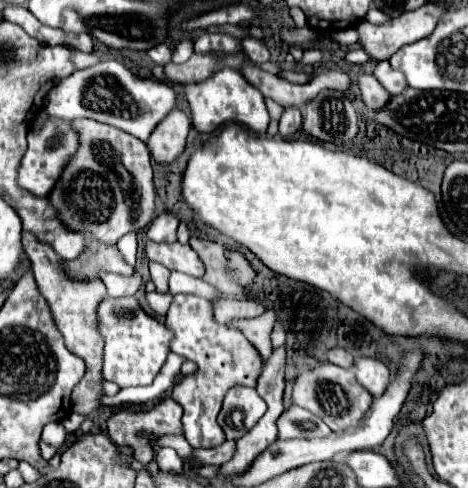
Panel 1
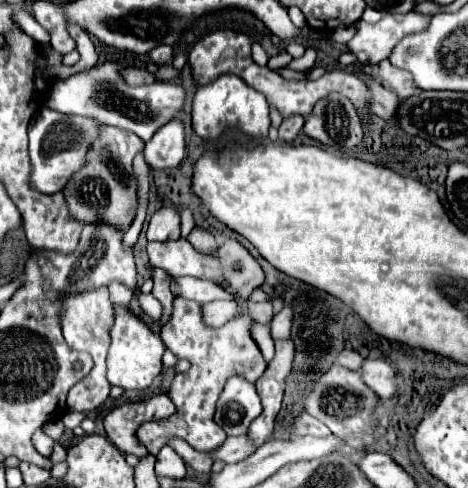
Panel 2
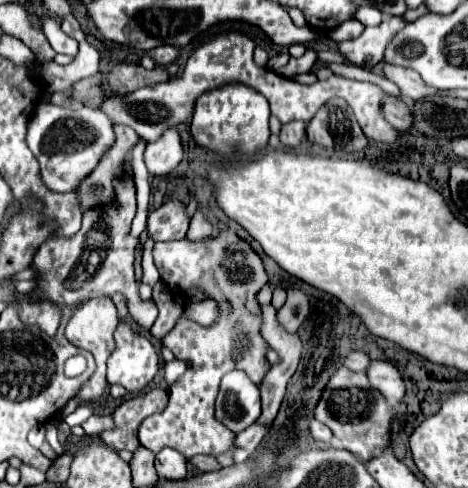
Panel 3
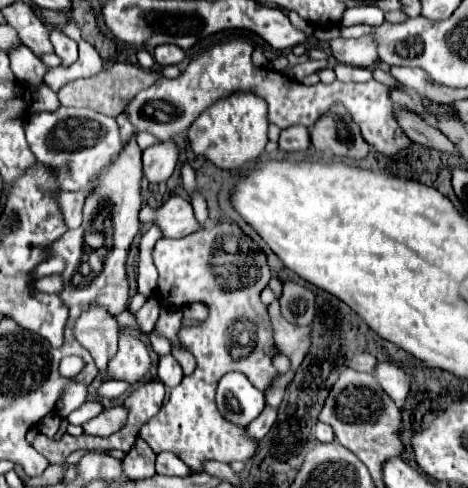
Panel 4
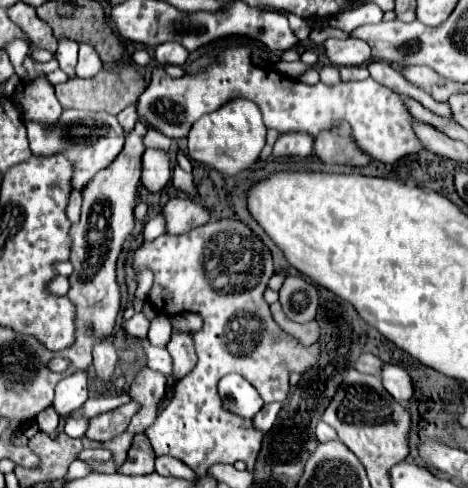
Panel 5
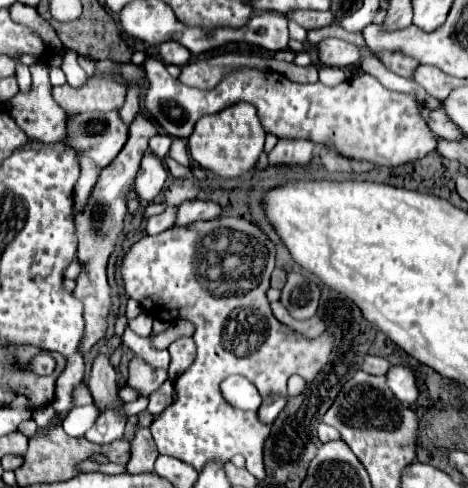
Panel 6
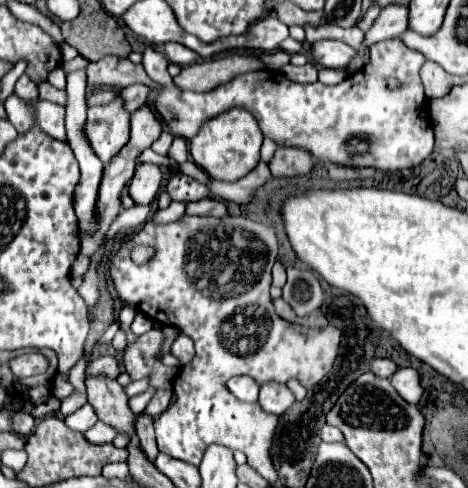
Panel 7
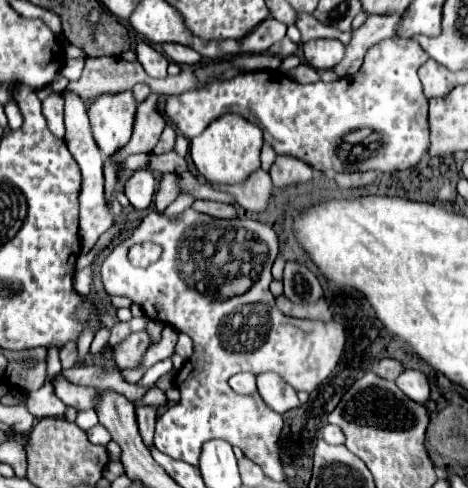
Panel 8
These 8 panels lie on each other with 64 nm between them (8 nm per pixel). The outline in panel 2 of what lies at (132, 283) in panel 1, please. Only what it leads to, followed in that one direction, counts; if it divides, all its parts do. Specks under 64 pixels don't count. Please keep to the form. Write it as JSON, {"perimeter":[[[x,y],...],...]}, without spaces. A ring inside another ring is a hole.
{"perimeter":[[[118,282],[110,284],[110,300],[112,300],[114,304],[118,304],[118,306],[128,306],[130,298],[132,298],[132,292],[130,292],[128,288],[124,288],[124,284],[118,284]]]}

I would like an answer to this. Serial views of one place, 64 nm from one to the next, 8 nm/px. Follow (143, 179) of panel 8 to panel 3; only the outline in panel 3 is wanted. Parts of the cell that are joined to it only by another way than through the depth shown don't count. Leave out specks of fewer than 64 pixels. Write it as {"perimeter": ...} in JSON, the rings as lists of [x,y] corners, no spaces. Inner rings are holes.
{"perimeter":[[[176,128],[164,132],[156,142],[150,142],[144,152],[146,168],[152,176],[168,176],[182,160],[182,144]]]}

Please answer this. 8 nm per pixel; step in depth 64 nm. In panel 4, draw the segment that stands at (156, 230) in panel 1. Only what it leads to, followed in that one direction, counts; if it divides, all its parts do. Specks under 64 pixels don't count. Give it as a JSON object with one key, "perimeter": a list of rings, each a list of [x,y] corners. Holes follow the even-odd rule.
{"perimeter":[[[172,196],[158,210],[152,210],[148,204],[144,204],[140,208],[138,218],[144,224],[152,222],[152,224],[160,226],[160,230],[166,238],[184,238],[200,228],[190,200],[182,198],[182,196]]]}

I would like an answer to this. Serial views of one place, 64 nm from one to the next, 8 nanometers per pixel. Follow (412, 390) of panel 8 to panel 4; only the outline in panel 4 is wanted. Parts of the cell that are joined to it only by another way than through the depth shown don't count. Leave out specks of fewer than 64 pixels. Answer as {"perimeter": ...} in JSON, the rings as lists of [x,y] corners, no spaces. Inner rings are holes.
{"perimeter":[[[382,362],[376,366],[376,380],[378,384],[384,388],[384,392],[398,404],[402,406],[408,392],[410,392],[410,382],[406,380],[406,374],[402,368],[394,366],[394,364],[388,364],[388,362]]]}

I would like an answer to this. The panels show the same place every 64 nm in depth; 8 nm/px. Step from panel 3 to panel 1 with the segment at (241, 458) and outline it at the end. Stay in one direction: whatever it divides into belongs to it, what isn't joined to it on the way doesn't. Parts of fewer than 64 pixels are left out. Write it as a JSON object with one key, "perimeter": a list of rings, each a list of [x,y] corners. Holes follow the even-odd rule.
{"perimeter":[[[226,440],[224,444],[216,446],[216,448],[210,448],[210,450],[194,450],[194,458],[200,462],[200,464],[226,464],[232,456],[234,456],[234,450],[236,450],[236,442],[232,440]]]}

